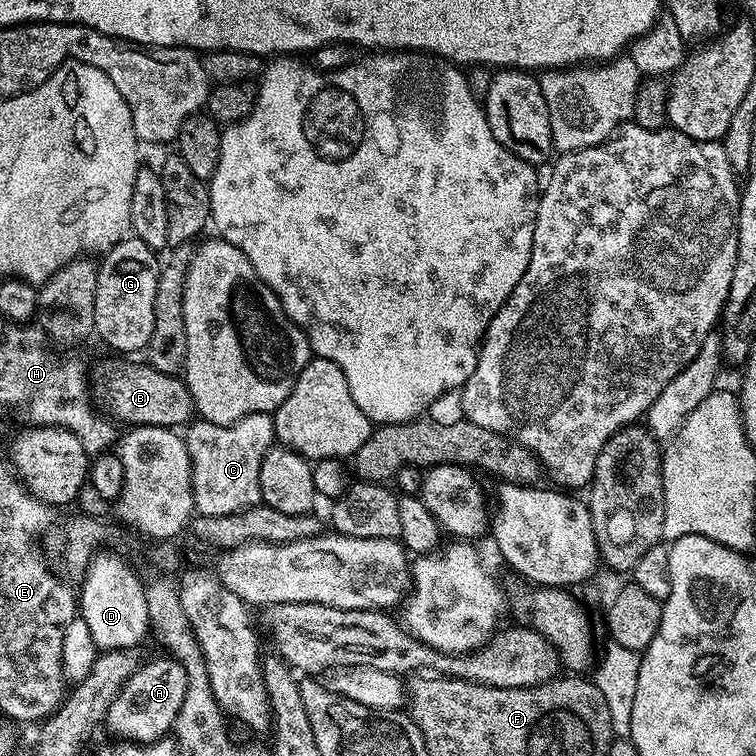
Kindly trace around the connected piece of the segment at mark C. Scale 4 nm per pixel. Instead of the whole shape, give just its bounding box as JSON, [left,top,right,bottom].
[183,413,276,515]

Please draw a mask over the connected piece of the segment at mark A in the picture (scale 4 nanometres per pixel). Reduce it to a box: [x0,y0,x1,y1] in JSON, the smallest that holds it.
[102,658,186,744]

